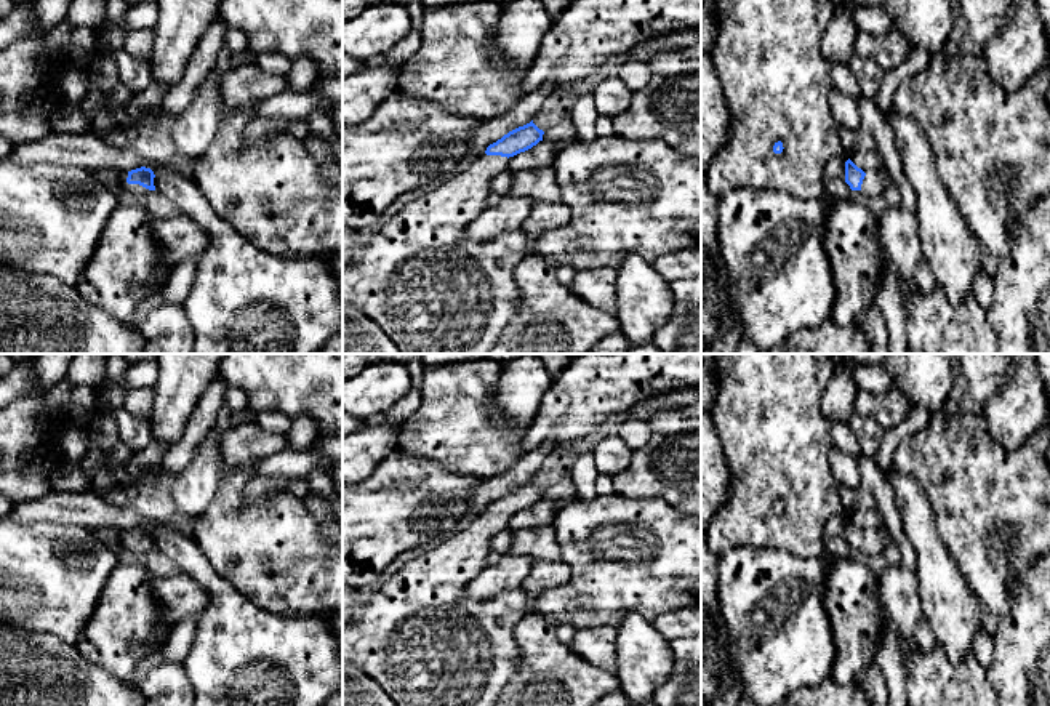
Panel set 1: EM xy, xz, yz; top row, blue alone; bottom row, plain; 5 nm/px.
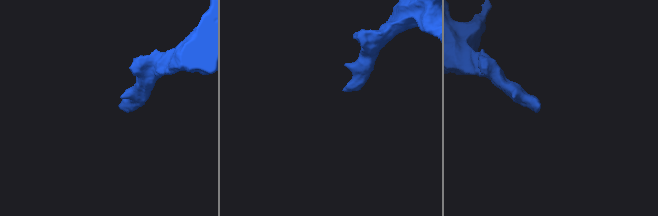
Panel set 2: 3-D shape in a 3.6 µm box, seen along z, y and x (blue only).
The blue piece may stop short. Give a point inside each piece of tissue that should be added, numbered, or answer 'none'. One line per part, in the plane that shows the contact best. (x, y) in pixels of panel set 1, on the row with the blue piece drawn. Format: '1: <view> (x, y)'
1: xy (122, 176)

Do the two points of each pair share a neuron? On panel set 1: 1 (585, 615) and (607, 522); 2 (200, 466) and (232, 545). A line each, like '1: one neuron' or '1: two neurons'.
1: one neuron
2: two neurons

